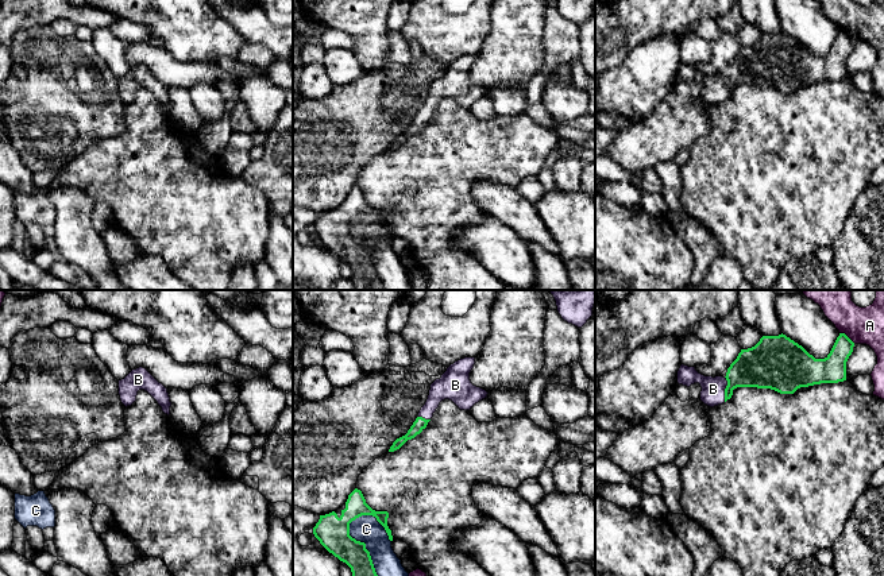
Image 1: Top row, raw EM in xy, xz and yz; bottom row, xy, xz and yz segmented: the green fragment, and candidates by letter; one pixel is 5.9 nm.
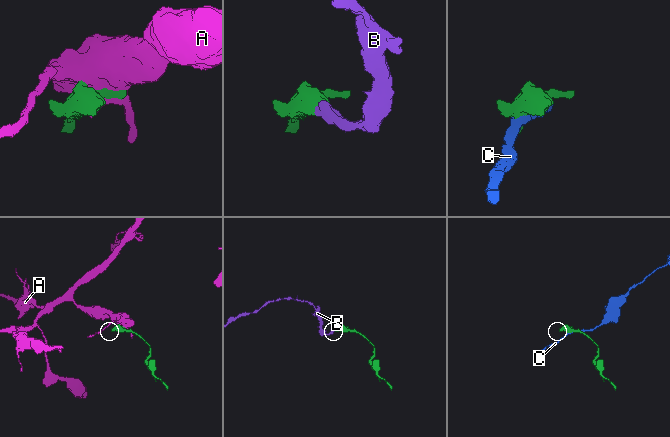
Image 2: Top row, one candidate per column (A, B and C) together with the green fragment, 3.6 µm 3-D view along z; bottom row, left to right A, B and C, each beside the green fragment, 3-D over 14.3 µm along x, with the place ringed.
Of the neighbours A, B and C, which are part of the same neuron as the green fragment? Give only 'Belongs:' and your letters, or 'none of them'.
Belongs: B

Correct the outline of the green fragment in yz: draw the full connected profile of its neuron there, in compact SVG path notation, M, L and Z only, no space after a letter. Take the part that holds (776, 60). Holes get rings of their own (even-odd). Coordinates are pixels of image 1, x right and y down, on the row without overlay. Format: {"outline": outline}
{"outline": "M783 31L763 34L754 45L741 47L725 76L705 74L695 65L682 62L678 81L687 85L699 81L700 98L710 105L725 101L737 85L794 92L800 85L846 78L846 59L853 45L854 40L839 31L830 51L825 57L815 57Z"}

